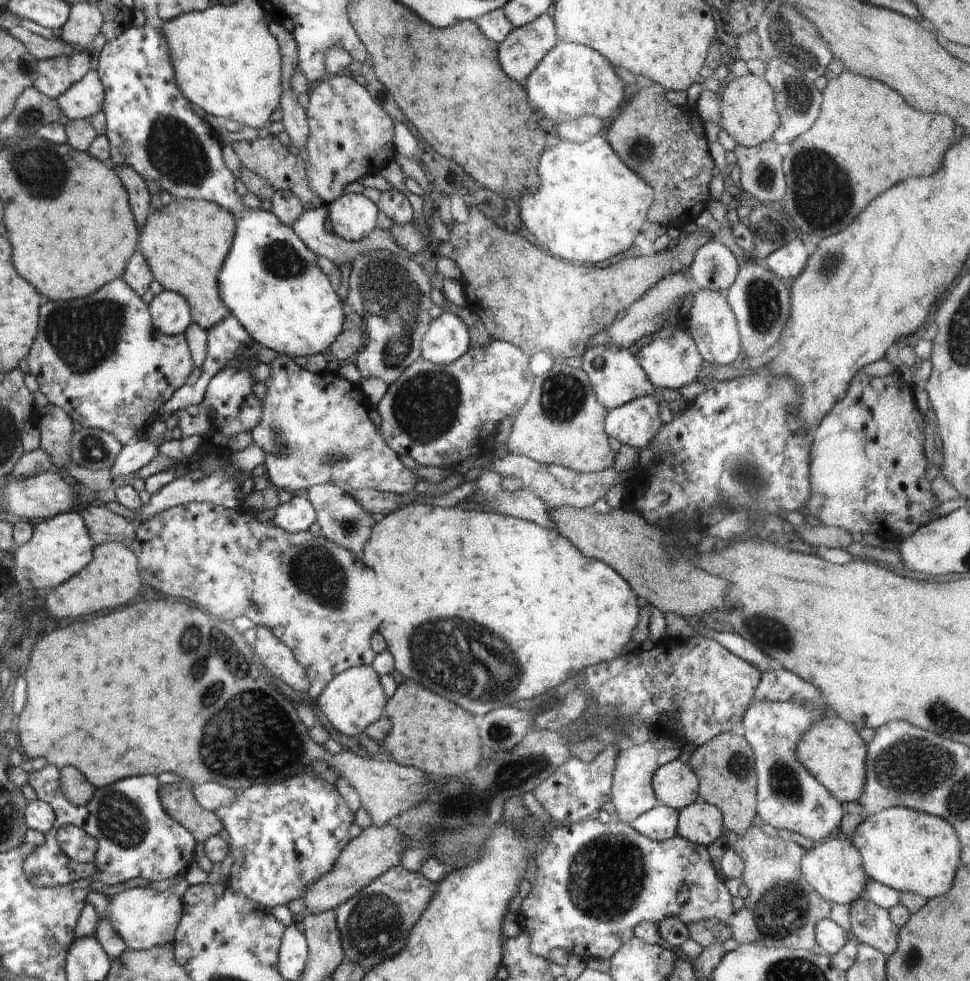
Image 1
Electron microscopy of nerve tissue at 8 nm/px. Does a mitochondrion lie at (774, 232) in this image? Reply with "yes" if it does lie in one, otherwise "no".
yes

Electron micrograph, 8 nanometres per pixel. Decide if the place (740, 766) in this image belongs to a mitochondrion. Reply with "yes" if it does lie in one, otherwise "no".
yes

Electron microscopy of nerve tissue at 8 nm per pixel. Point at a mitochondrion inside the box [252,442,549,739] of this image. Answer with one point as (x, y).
(444, 651)

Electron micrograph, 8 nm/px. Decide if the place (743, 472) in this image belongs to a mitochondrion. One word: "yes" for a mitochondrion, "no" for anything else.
yes

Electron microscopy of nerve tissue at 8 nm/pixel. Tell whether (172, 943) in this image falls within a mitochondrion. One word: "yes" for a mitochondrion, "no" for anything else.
no

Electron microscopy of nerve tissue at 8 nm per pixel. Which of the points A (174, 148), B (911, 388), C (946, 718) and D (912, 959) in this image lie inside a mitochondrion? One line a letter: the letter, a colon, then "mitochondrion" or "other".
A: mitochondrion
B: other
C: mitochondrion
D: mitochondrion

